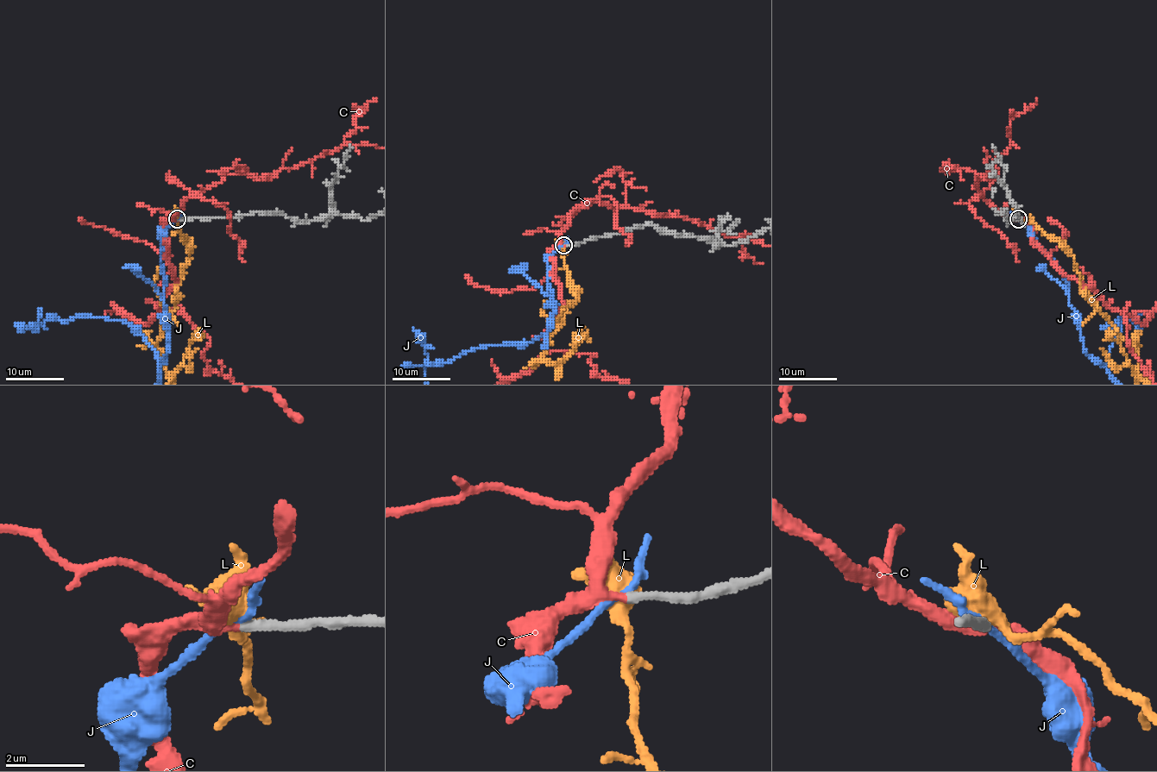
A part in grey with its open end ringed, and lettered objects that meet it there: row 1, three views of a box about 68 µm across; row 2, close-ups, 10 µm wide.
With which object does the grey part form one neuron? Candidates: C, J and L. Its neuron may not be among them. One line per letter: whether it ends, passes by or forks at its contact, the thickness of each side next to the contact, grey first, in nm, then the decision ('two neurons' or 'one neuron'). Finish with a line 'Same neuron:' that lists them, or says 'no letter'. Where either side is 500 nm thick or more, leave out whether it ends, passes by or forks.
C: it passes by | 240/280 nm | one neuron
J: it passes by | 240/170 nm | two neurons
L: it forks | 240/440 nm | two neurons
Same neuron: C

